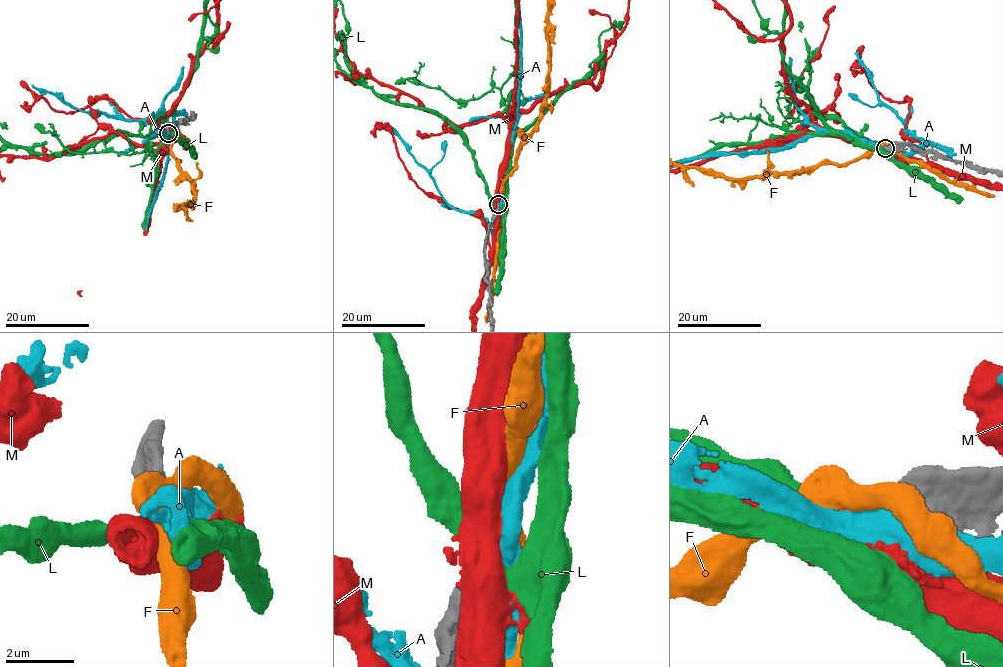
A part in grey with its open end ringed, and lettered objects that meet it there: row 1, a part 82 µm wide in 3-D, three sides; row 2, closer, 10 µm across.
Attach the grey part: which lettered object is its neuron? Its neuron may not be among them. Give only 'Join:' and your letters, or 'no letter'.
Join: no letter

